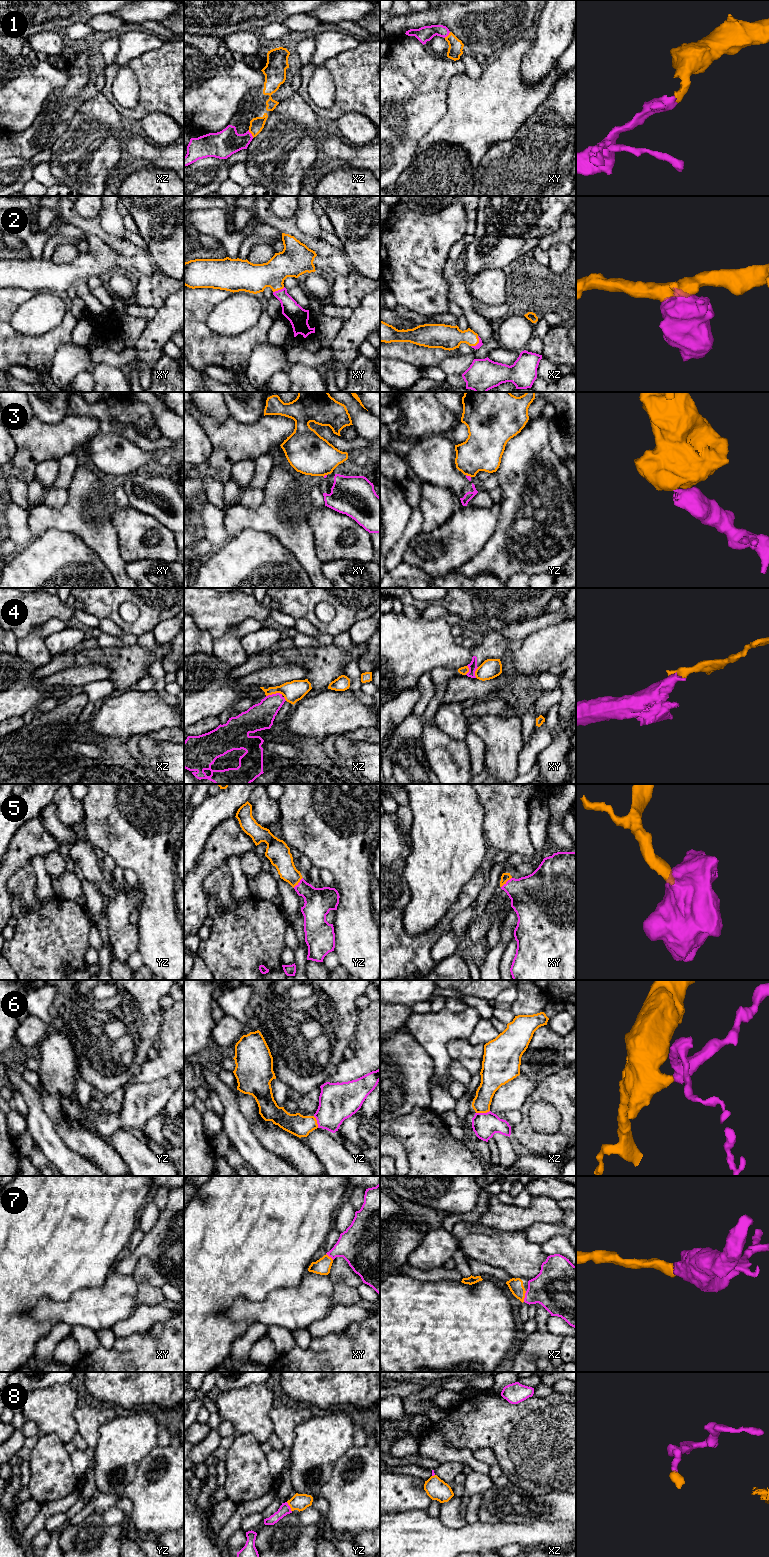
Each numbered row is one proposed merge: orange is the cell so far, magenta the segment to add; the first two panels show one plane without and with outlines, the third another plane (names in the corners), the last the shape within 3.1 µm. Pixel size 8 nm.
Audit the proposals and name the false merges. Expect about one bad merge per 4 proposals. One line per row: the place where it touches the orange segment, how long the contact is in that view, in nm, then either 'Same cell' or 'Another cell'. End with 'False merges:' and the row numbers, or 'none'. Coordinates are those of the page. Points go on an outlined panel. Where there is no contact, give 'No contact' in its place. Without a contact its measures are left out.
1: Touches orange at xz (251, 133). Shared border 80 nm. Same cell
2: Touches orange at xy (278, 289). Shared border 100 nm. Same cell
3: Touches orange at yz (468, 475). Shared border 50 nm. Another cell
4: Touches orange at xz (274, 693). Shared border 140 nm. Another cell
5: Touches orange at xy (506, 881). Shared border 120 nm. Same cell
6: Touches orange at xz (482, 1112). Shared border 110 nm. Same cell
7: Touches orange at xz (524, 1296). Shared border 90 nm. Same cell
8: Touches orange at yz (290, 1507). Shared border 90 nm. Same cell
False merges: 3, 4

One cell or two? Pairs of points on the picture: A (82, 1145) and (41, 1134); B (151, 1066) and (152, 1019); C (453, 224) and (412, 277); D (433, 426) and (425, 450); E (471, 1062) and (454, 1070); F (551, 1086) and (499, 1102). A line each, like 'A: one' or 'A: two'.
A: two
B: two
C: one
D: two
E: two
F: two

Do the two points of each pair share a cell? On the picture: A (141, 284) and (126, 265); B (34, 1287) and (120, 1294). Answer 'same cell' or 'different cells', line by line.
A: same cell
B: different cells

